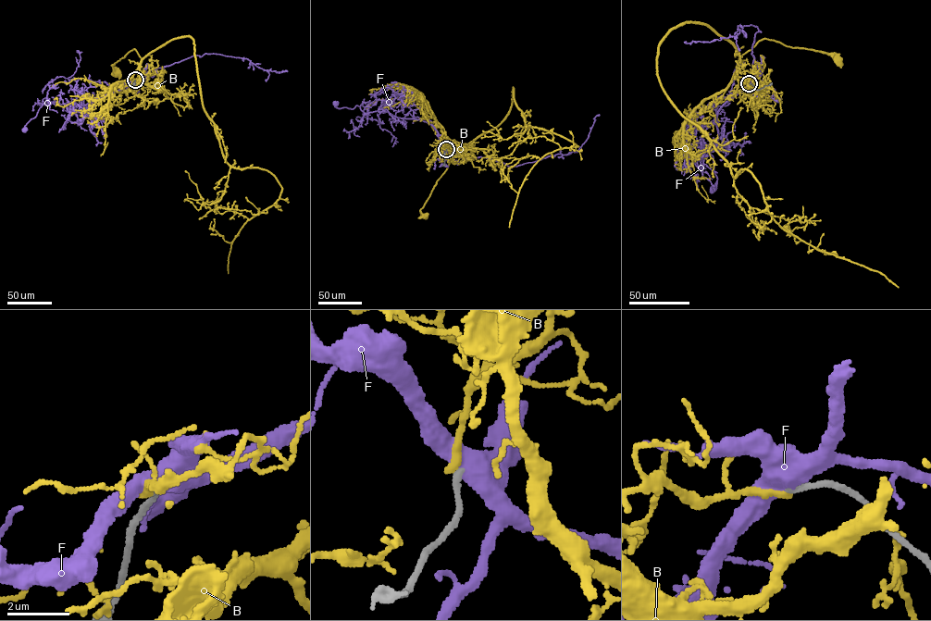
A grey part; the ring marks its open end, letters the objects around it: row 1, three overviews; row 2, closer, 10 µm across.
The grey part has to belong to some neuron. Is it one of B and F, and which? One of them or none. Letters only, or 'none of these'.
none of these

